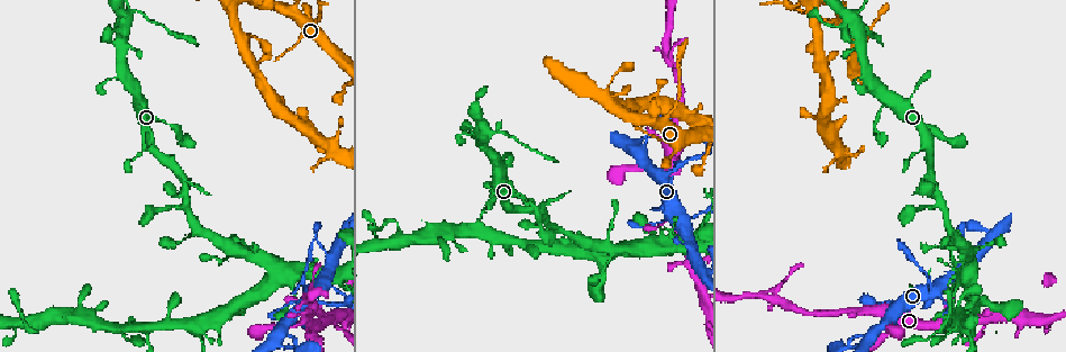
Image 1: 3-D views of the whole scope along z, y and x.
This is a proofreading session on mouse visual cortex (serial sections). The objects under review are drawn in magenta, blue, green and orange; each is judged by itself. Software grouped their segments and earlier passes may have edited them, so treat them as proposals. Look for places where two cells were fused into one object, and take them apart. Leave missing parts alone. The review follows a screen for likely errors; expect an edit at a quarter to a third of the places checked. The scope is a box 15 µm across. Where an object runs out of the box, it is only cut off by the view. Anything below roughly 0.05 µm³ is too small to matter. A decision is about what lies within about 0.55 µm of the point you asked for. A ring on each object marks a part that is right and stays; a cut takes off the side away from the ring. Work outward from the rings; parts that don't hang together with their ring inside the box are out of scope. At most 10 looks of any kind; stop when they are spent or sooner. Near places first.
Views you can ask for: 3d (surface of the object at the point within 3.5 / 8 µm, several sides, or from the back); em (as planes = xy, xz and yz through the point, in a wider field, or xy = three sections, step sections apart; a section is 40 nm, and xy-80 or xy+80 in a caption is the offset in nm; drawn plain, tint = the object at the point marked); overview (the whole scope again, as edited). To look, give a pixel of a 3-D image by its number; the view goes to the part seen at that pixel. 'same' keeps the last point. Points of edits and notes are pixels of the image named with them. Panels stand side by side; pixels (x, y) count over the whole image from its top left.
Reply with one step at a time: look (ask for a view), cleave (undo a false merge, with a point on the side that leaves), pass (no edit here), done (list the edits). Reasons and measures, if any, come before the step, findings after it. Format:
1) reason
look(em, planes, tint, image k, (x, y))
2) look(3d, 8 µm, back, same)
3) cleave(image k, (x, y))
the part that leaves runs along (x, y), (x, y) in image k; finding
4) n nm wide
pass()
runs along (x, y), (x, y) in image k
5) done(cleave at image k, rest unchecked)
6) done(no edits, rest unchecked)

small branch off a trunk
look(3d, 3.5 µm, image 1, (668, 217))

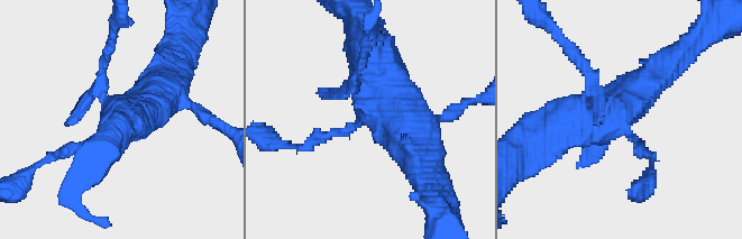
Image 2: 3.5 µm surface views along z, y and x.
look(em, xy, step 1, tint, image 2, (616, 125))

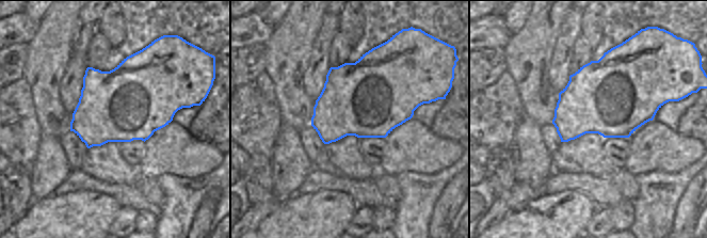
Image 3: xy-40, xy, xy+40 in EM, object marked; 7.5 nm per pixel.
look(em, planes, tint, same)

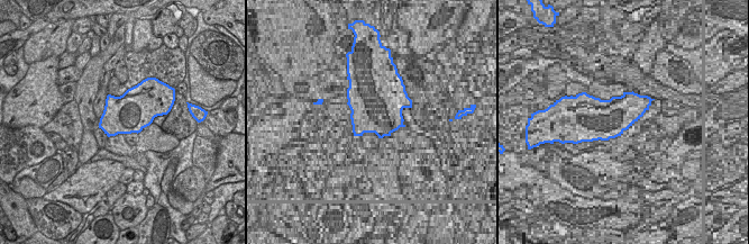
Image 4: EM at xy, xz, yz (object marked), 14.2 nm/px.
pass()
runs along (543, 131), (606, 118), (658, 73) in image 2; one cell here

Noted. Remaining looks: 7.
side arm on a straight run
look(3d, 3.5 µm, image 1, (986, 318))

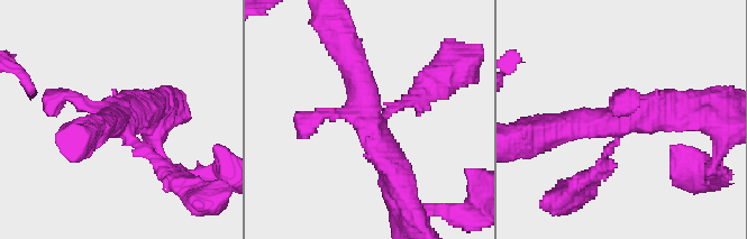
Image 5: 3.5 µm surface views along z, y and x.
look(em, planes, tint, image 5, (618, 120))

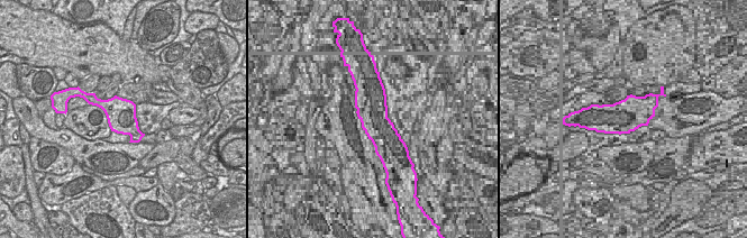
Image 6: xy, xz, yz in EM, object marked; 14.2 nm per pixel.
pass()
one cell here

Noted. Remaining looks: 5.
a fork
look(3d, 3.5 µm, image 1, (954, 331))

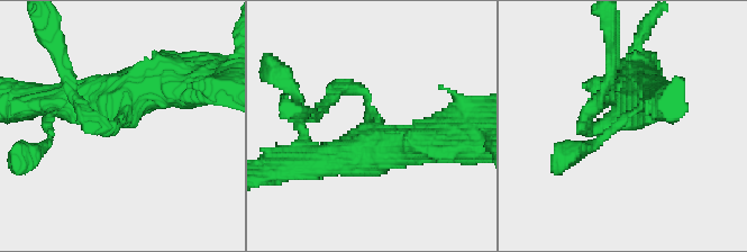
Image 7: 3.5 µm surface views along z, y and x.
now the EM
look(em, xy, step 5, tint, image 7, (372, 127))

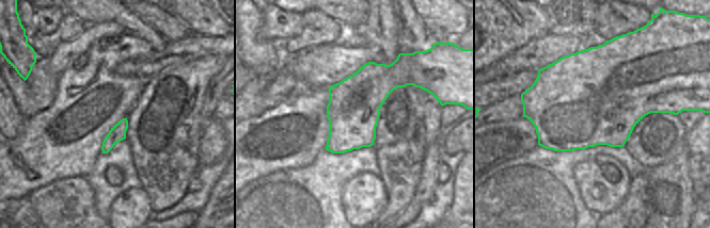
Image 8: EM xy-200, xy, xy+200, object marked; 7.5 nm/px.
400 nm wide
pass()
runs along (445, 141), (295, 164) in image 7; one cell here

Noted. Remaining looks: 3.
look(3d, 8 µm, image 1, (817, 40))

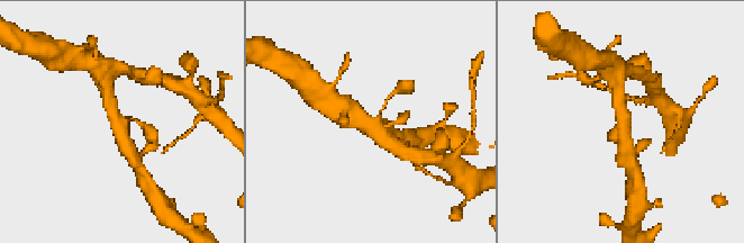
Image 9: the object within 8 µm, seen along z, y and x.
look(3d, 3.5 µm, image 9, (623, 124))

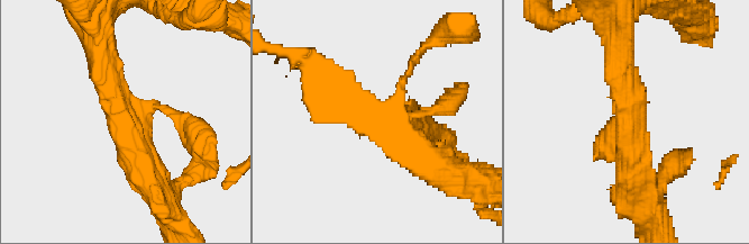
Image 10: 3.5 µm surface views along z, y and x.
arms of 150, 400, 450 nm
pass()
runs along (100, 48), (130, 145), (155, 187) in image 10; continuous, no second cell

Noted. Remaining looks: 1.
done(no edits, rest unchecked)

